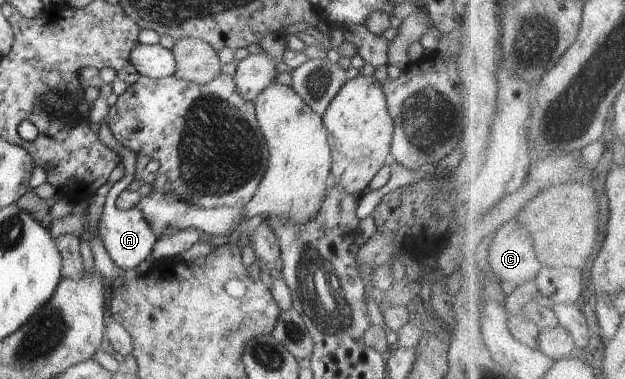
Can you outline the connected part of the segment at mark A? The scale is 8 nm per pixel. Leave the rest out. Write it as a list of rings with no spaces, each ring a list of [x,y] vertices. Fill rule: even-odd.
[[[101,122],[99,130],[97,130],[97,136],[101,143],[119,155],[125,167],[123,178],[113,184],[111,190],[108,191],[103,213],[99,222],[98,237],[102,240],[103,246],[109,253],[111,260],[113,260],[119,268],[122,268],[124,271],[127,268],[137,268],[143,260],[147,260],[147,258],[149,258],[158,238],[151,230],[145,215],[137,207],[124,211],[116,207],[116,201],[119,194],[127,189],[130,183],[135,179],[136,161],[138,155],[129,150],[129,148],[123,146],[113,136],[111,129],[105,122]]]

